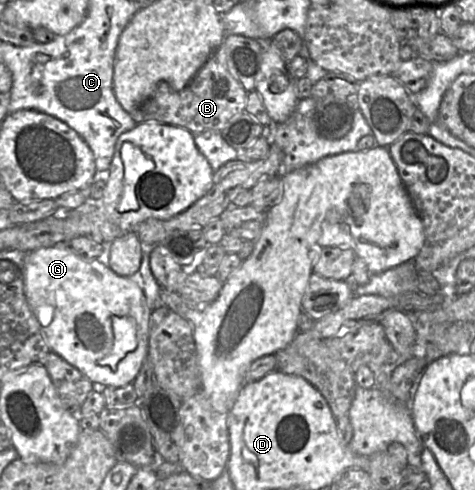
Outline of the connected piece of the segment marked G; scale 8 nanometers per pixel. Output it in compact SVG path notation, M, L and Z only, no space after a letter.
M56 244L52 247L42 247L31 252L27 252L25 258L25 279L24 293L28 305L43 333L50 351L54 352L69 364L81 371L95 386L119 388L130 384L136 378L148 353L149 323L151 309L146 303L142 289L128 277L116 274L109 265L106 266L97 258L84 260L73 252L67 244Z

